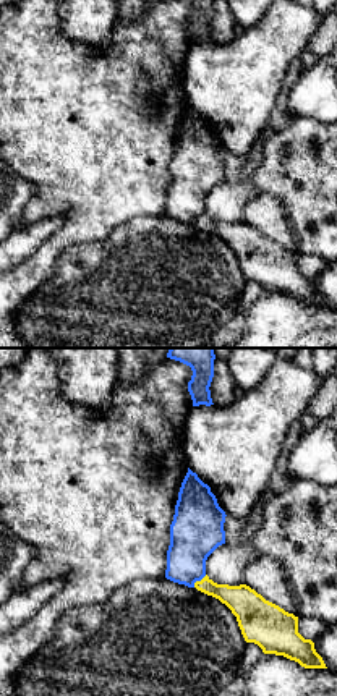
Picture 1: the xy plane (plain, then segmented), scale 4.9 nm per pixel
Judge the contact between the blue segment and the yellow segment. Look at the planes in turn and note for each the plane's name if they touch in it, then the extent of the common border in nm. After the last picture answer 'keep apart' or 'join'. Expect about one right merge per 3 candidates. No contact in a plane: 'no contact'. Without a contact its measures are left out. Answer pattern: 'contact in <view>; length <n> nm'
contact in xy; length 90 nm

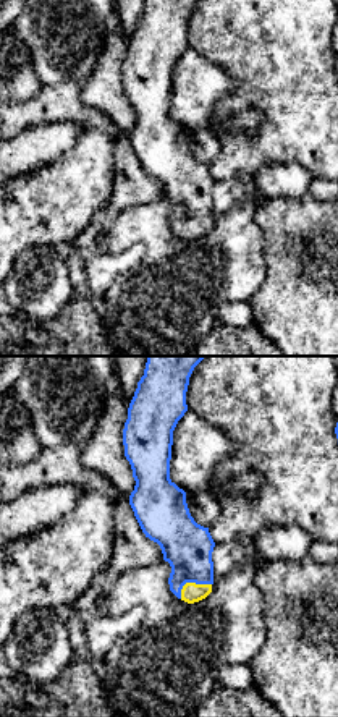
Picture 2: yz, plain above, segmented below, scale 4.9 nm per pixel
contact in yz; length 180 nm

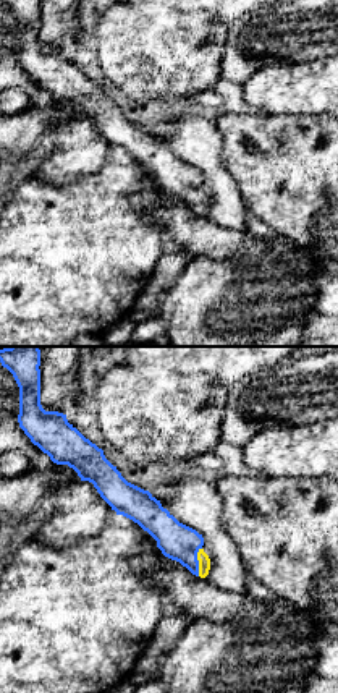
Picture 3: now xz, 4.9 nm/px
contact in xz; length 140 nm

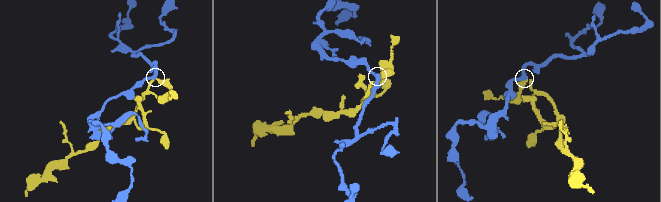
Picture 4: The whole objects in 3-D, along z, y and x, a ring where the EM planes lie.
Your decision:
join

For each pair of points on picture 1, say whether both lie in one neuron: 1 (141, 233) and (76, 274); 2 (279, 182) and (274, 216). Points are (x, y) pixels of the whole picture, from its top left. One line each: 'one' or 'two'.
1: one
2: one

